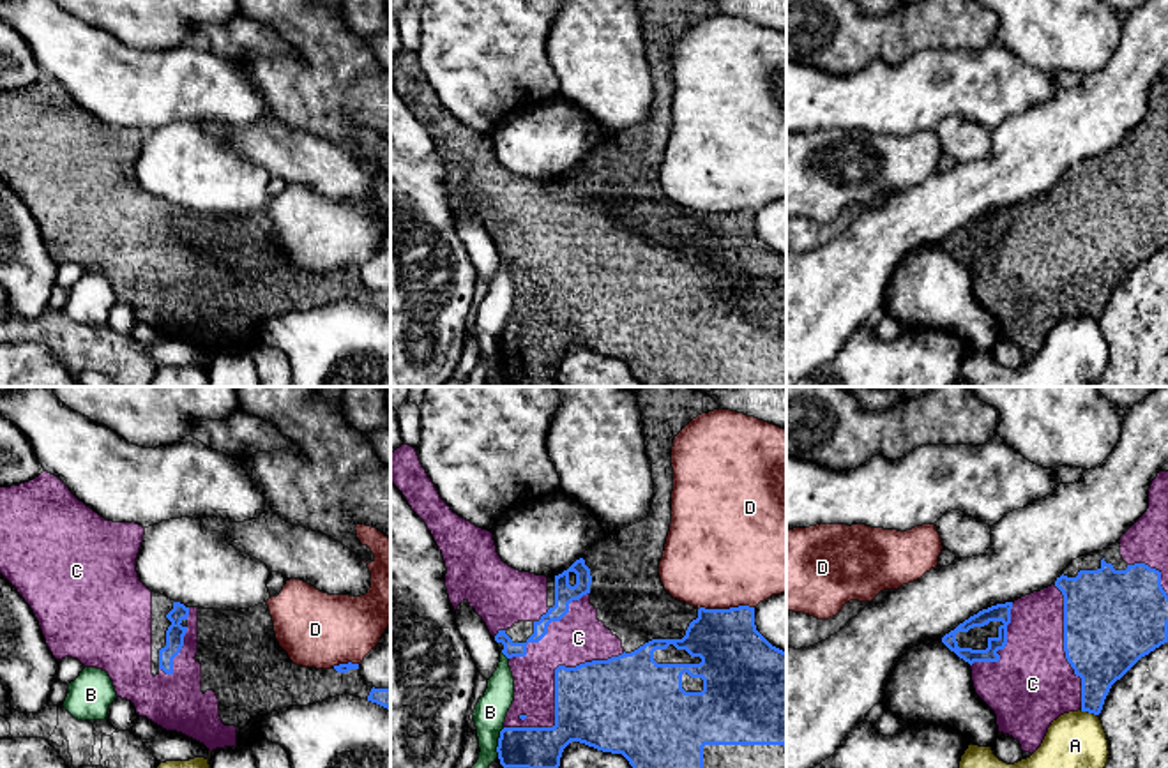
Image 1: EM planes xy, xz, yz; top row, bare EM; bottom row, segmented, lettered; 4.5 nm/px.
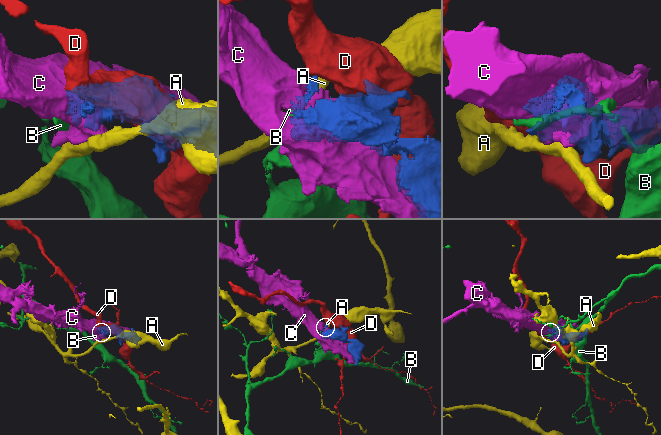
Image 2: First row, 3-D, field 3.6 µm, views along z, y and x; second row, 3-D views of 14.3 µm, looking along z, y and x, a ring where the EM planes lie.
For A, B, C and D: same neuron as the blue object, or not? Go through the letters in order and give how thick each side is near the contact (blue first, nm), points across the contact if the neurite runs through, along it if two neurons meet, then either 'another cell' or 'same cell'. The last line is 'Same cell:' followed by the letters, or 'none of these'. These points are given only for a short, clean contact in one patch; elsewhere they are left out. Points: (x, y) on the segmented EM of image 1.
A: calibres 240 and 260 nm; border yz (1080, 710), (1096, 715); another cell
B: calibres 190 and 150 nm; another cell
C: calibres 400 and 240 nm; same cell
D: calibres 340 and 480 nm; another cell
Same cell: C

